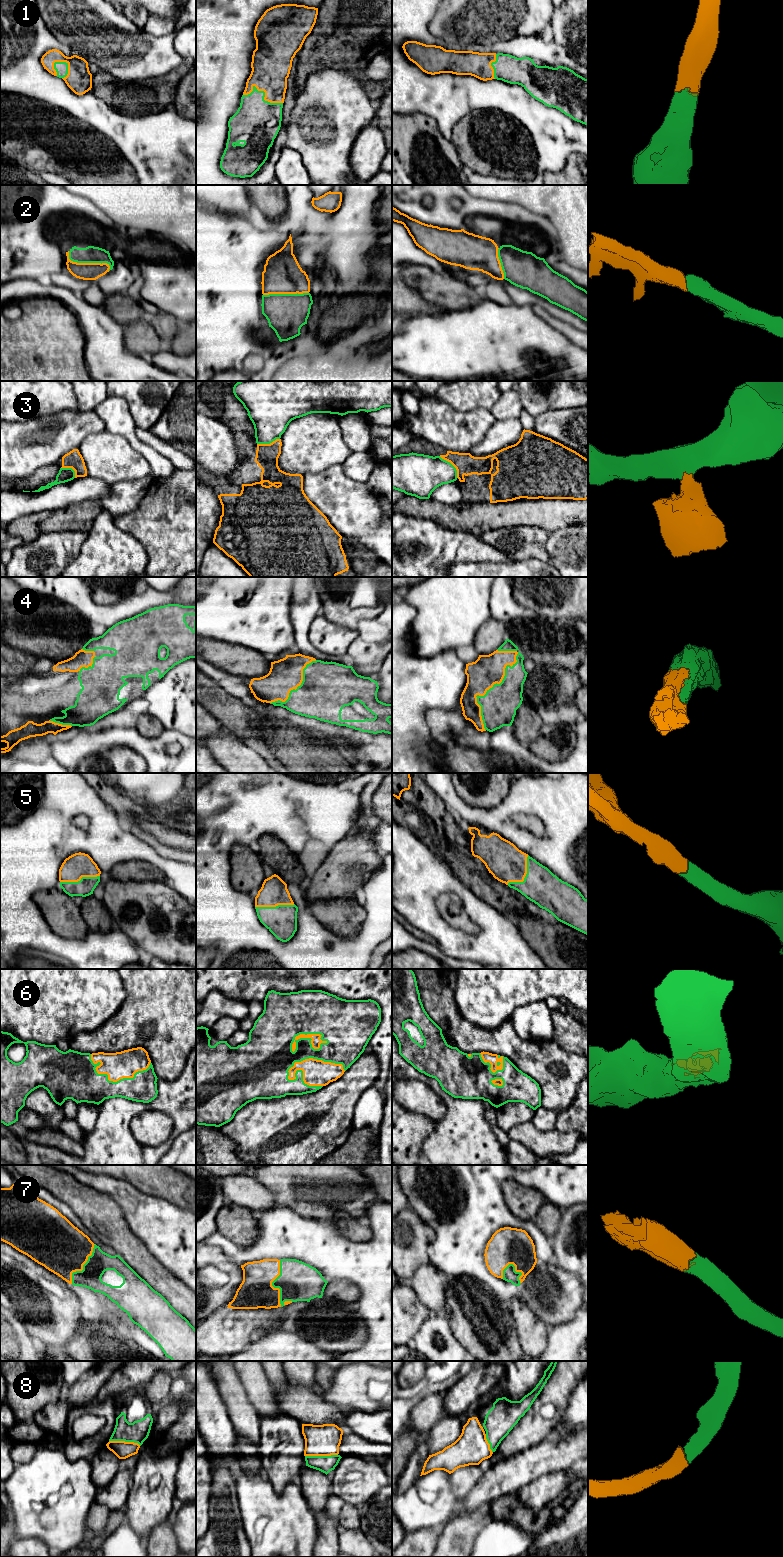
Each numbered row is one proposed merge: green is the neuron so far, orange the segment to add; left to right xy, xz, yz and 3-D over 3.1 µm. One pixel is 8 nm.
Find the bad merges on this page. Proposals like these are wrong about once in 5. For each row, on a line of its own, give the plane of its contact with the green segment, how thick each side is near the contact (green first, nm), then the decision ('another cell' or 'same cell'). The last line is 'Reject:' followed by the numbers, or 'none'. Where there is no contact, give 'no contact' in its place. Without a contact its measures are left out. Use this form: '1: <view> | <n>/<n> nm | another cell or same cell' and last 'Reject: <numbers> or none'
1: xz | 380/320 nm | same cell
2: xy | 140/140 nm | same cell
3: yz | 300/170 nm | another cell
4: yz | 280/240 nm | same cell
5: yz | 280/300 nm | same cell
6: xz | 260/200 nm | same cell
7: xz | 320/280 nm | same cell
8: xz | 140/260 nm | same cell
Reject: 3

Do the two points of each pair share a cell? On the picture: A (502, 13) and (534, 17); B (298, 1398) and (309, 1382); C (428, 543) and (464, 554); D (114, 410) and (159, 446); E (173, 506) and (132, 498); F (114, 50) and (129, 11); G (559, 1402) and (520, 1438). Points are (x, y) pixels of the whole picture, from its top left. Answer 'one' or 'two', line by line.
A: one
B: two
C: one
D: two
E: two
F: two
G: one

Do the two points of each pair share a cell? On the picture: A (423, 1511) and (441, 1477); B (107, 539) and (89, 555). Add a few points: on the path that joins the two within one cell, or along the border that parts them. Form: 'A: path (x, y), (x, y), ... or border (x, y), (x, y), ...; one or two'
A: path (432, 1503), (440, 1495), (440, 1486); one
B: path (103, 543), (93, 553); one

